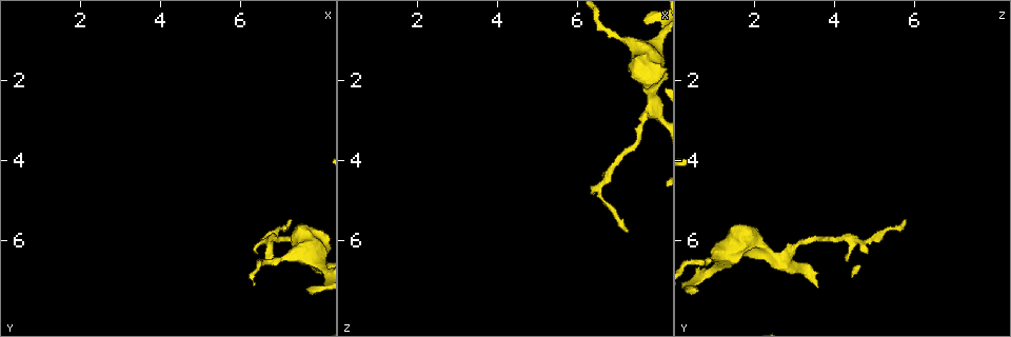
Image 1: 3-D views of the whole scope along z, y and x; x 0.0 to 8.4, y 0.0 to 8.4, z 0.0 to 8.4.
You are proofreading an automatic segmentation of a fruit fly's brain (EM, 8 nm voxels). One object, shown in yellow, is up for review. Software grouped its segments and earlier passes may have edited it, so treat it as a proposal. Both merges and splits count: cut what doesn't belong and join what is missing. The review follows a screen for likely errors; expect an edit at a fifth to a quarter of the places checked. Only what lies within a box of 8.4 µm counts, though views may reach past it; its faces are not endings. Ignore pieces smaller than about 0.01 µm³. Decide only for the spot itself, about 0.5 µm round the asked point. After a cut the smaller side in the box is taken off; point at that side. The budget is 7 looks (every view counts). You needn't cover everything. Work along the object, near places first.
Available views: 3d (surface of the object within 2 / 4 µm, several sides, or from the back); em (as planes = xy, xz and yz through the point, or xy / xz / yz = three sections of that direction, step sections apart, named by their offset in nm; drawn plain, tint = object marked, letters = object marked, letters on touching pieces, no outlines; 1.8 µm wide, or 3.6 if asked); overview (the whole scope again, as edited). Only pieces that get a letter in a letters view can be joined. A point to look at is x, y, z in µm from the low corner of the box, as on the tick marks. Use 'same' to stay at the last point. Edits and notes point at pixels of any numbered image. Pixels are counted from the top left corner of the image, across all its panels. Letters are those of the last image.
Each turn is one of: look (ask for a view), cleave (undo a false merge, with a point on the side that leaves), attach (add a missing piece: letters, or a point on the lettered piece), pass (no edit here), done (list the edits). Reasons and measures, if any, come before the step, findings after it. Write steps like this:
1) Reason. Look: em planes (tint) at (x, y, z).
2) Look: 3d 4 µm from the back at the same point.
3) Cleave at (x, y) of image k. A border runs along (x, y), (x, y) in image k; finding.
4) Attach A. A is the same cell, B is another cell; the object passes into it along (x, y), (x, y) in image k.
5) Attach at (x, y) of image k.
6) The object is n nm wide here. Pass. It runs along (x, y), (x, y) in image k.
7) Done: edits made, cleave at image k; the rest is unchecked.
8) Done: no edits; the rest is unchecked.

Thin end. Look: em 3.6 µm planes (letters) at (6.60, 6.45, 4.35).

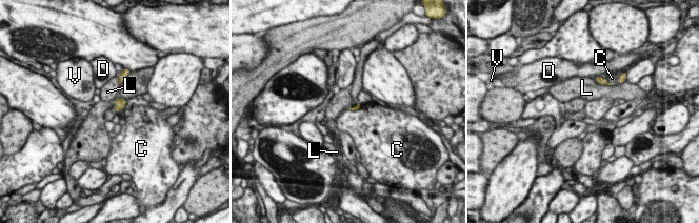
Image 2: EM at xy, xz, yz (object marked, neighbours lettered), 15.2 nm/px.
Pass. C, D, L and V are other cells; a border runs along (126, 100), (121, 109), (114, 110) in image 2; none of them fits.

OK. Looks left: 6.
Tapers out. Look: em yz step 16 (letters) at (7.25, 5.50, 5.75).

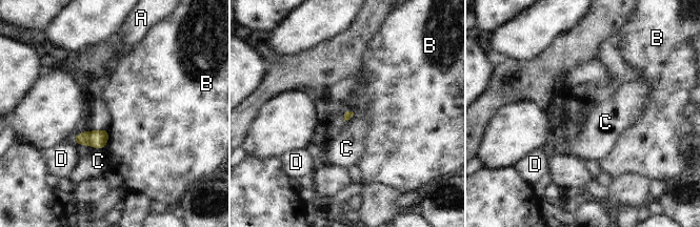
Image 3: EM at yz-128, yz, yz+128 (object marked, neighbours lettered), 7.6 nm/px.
Cut it another way. Look: em xz step 16 (letters) at the same point.

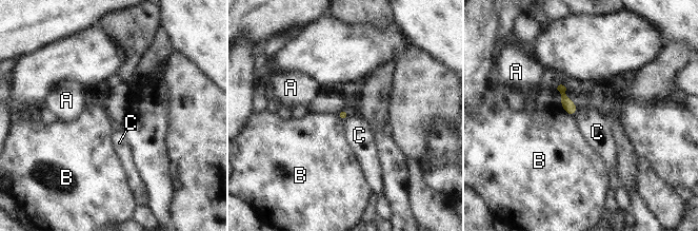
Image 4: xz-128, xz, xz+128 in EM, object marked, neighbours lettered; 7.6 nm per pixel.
Pass. A, B and C are other cells; none of them fits.

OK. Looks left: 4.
Branch stops here. Look: 3d 2 µm at (7.65, 7.20, 0.60).

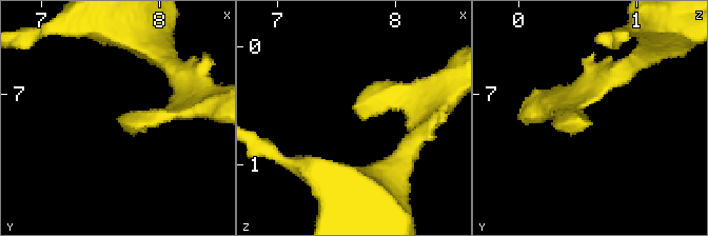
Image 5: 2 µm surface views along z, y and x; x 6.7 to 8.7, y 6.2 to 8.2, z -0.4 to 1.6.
Look: em planes (letters) at (7.70, 7.20, 0.60).

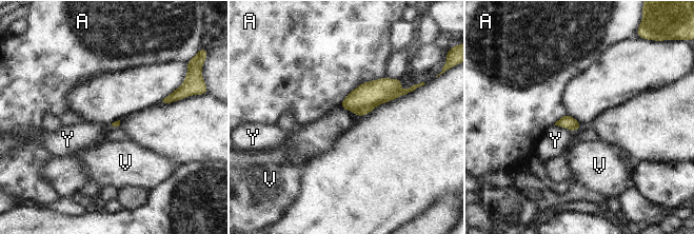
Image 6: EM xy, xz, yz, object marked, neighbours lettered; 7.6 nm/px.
The longest contact is with A, 420 nm. Pass. A, V and Y are other cells; no lettered piece goes on from it.

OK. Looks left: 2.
Done: no edits; the rest is unchecked.

